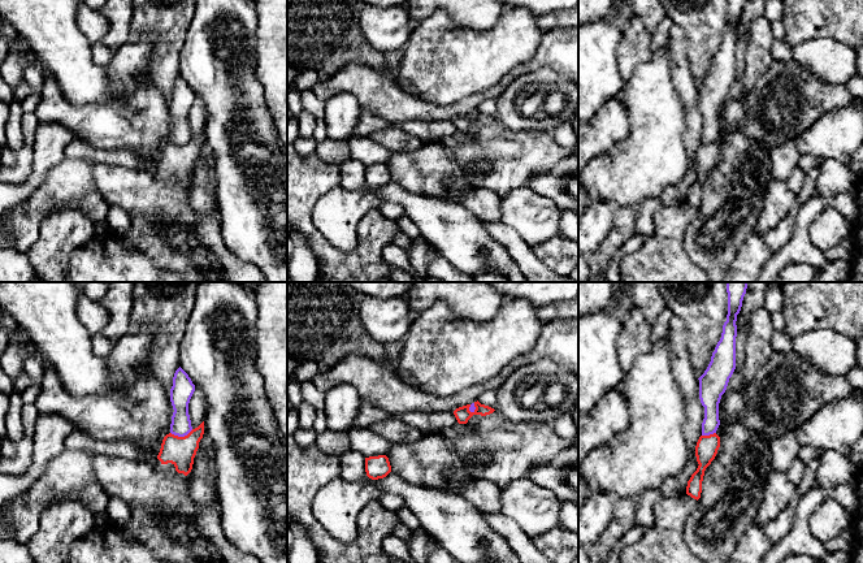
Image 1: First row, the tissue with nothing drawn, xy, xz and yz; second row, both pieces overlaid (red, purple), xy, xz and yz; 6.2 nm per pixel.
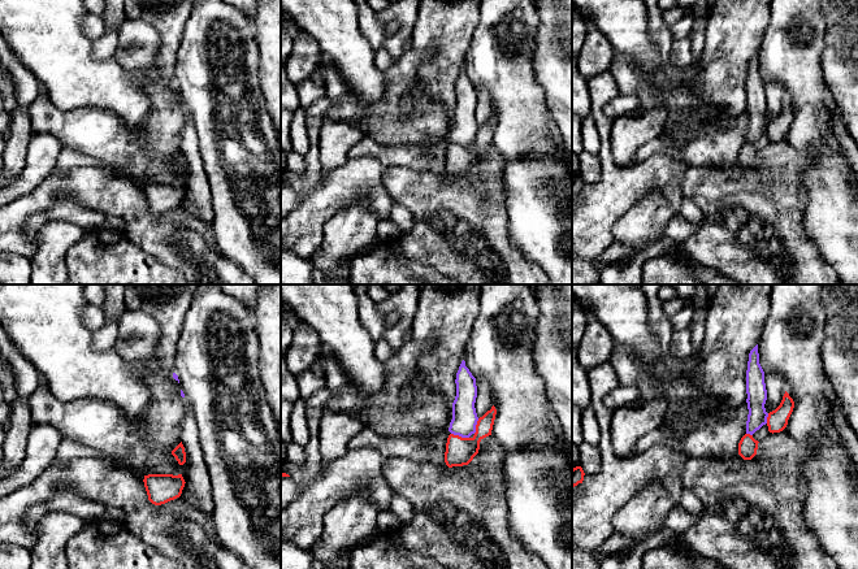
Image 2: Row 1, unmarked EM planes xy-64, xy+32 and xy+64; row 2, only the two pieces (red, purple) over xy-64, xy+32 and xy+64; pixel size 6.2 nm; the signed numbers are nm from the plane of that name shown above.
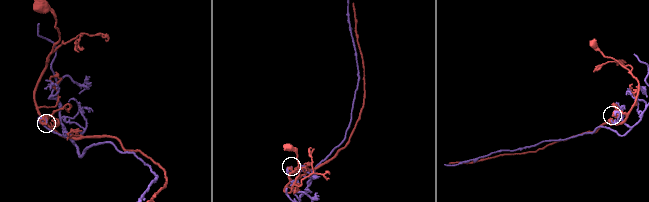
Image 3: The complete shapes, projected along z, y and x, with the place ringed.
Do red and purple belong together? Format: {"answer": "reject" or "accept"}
{"answer": "reject"}

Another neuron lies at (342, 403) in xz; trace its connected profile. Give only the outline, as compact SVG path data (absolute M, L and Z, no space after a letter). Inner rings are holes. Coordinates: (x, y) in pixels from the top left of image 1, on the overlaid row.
M339 384L325 393L326 424L330 430L350 432L360 410L360 395L350 384Z

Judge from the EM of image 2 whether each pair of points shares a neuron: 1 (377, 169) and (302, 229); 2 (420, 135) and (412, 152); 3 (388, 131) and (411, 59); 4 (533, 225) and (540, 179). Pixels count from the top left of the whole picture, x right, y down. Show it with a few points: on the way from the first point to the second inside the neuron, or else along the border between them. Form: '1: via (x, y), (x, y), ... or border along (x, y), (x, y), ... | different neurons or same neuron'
1: via (359, 182), (346, 185), (320, 211) | same neuron
2: border along (446, 137), (421, 146), (386, 147) | different neurons
3: via (395, 113), (398, 77) | same neuron
4: via (540, 213), (540, 191) | same neuron

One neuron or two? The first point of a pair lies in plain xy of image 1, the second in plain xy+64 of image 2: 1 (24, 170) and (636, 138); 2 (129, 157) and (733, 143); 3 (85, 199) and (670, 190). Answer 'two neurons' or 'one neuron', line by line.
1: two neurons
2: one neuron
3: one neuron

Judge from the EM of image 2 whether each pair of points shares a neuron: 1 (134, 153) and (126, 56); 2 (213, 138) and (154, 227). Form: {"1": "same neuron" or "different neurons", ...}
{"1": "same neuron", "2": "different neurons"}

